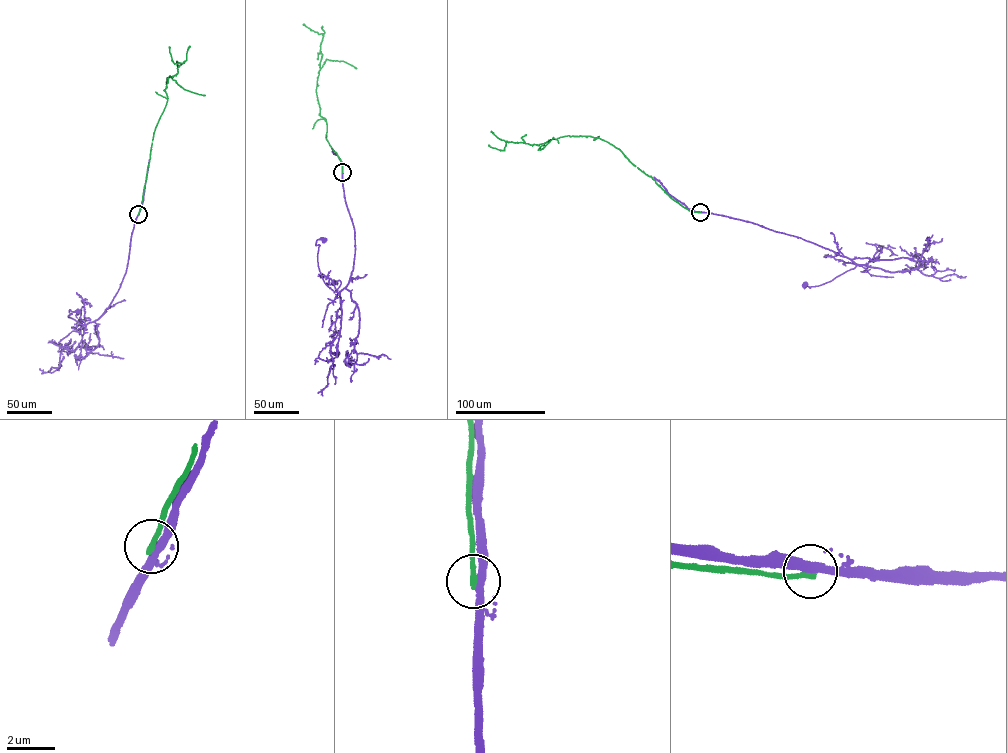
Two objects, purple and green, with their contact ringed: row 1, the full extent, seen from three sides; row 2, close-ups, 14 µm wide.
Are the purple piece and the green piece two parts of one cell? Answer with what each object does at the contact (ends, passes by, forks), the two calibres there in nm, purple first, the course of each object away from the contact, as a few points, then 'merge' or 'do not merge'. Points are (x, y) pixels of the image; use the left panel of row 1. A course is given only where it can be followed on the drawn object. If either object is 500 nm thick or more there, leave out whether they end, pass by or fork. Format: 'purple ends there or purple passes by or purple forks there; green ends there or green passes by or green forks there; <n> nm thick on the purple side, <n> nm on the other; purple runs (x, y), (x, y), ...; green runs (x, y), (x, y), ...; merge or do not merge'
purple passes by; green ends there; 340 nm thick on the purple side, 280 nm on the other; purple runs (138, 214), (125, 272), (109, 307), (99, 318), (85, 324), (68, 317), (72, 314), (69, 309), (78, 311); green runs (138, 214), (153, 135), (166, 103), (167, 77), (176, 74), (177, 68), (184, 62), (174, 63), (169, 46); do not merge

